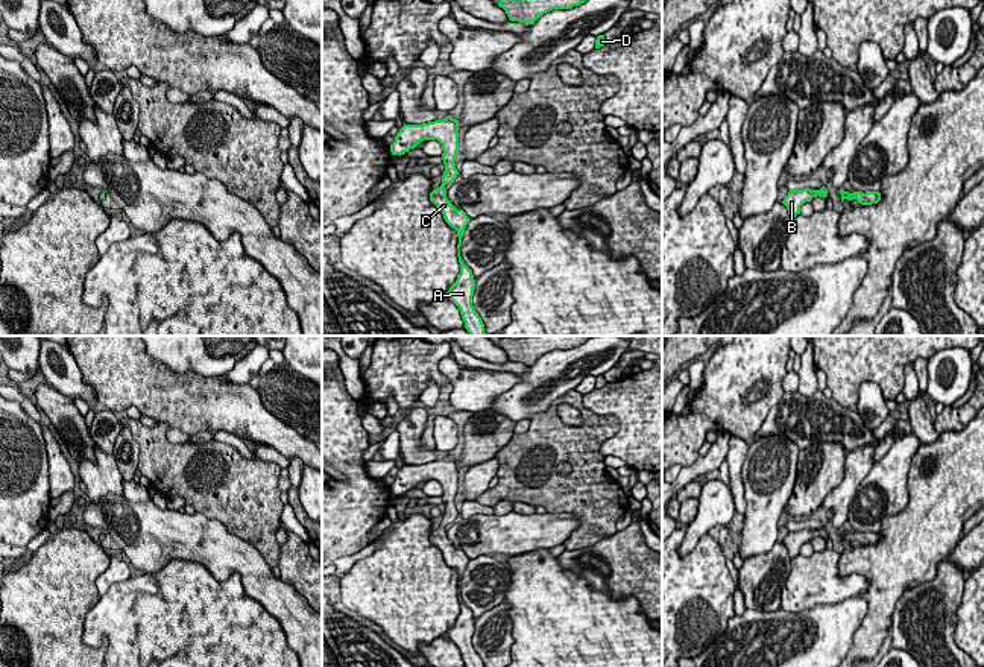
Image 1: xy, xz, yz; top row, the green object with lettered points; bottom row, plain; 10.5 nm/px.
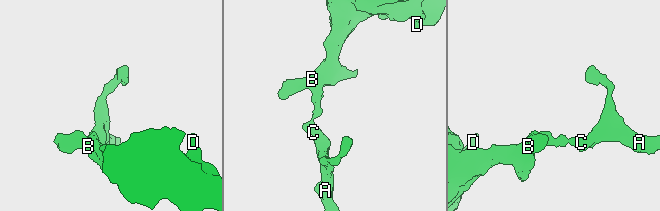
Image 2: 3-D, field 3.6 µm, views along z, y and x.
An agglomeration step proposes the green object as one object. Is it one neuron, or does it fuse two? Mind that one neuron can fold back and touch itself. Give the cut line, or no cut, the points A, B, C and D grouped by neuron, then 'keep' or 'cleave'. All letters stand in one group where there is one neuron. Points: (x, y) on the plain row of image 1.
no cut; A B C D; keep

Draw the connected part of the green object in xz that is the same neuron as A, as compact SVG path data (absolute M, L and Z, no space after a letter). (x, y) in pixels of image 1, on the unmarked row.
M446 456L442 460L434 460L422 465L405 465L399 469L395 482L390 485L392 495L404 495L415 489L424 480L437 480L442 485L442 500L445 512L442 515L442 526L430 533L430 541L442 552L445 562L457 571L459 577L459 603L460 614L456 623L446 632L446 637L459 647L465 667L484 667L481 658L472 646L475 620L472 611L463 603L460 597L462 577L469 558L463 550L457 550L446 538L445 526L454 523L459 515L456 509L456 497L459 495L459 460Z

